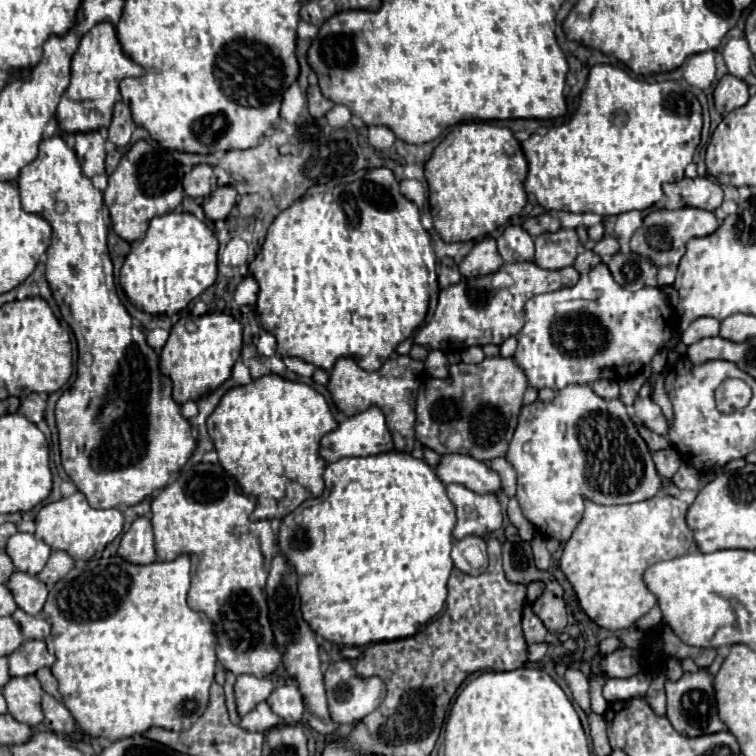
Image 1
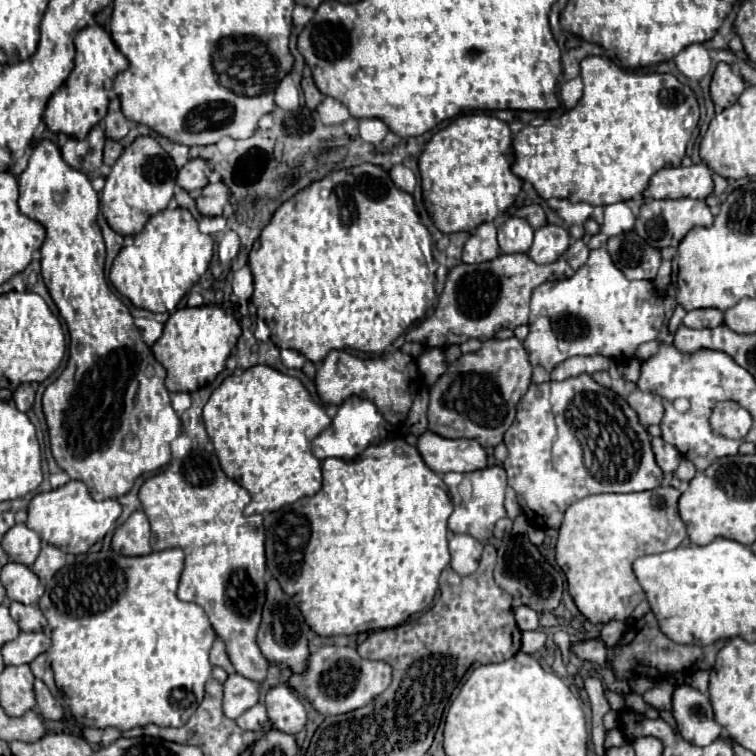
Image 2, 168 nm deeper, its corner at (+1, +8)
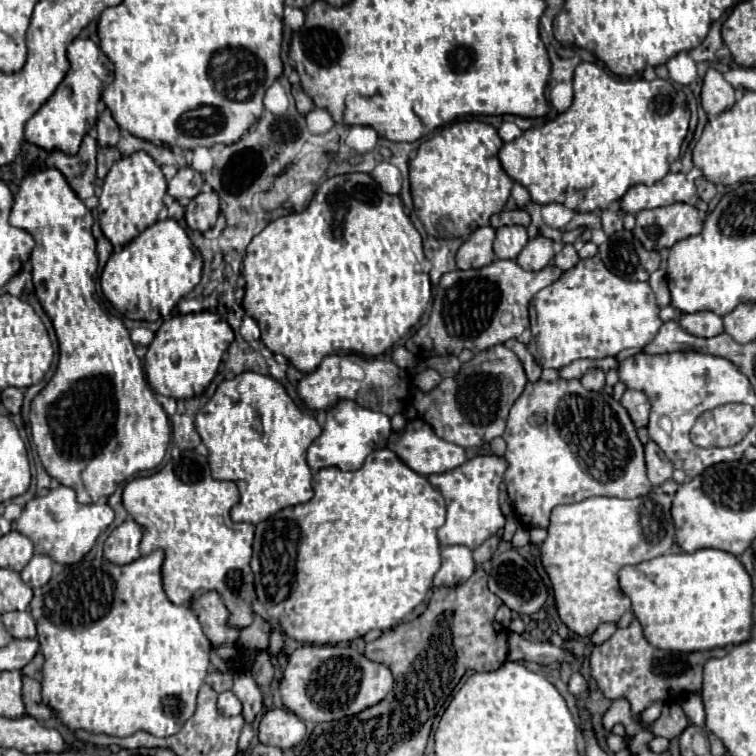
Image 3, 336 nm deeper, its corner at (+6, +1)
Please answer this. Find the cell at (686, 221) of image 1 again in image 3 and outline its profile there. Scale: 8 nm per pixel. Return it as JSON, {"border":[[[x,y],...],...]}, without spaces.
{"border":[[[672,203],[658,209],[636,213],[636,239],[648,249],[672,247],[676,241],[698,235],[702,221],[690,203]]]}

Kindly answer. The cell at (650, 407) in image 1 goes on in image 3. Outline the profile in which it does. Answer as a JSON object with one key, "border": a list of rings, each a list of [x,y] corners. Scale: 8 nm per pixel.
{"border":[[[626,389],[620,403],[628,411],[628,415],[632,417],[636,427],[646,427],[648,415],[650,415],[650,403],[648,403],[648,399],[646,399],[646,395],[642,391]]]}

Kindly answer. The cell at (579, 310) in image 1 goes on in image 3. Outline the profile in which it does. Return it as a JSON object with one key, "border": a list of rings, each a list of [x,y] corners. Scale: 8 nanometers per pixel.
{"border":[[[600,257],[580,259],[576,267],[562,273],[562,277],[538,291],[530,303],[530,327],[532,327],[532,341],[528,345],[528,351],[536,359],[540,367],[552,367],[560,369],[576,359],[604,359],[608,355],[616,355],[622,349],[636,347],[642,349],[648,345],[656,331],[660,329],[660,307],[656,305],[654,291],[648,283],[640,281],[624,281],[616,275],[612,275],[606,265],[600,261]]]}

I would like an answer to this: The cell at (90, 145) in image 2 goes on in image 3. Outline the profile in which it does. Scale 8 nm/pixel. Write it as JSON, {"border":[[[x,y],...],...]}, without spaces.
{"border":[[[90,135],[84,137],[80,151],[76,155],[66,155],[62,151],[52,151],[46,159],[46,167],[58,169],[72,191],[84,201],[94,195],[94,179],[96,179],[96,139]]]}

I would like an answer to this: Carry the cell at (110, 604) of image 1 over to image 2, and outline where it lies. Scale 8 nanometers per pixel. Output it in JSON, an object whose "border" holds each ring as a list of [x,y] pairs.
{"border":[[[181,548],[137,558],[121,556],[115,550],[87,552],[75,556],[71,564],[45,582],[39,608],[48,622],[44,632],[52,641],[47,660],[55,672],[55,684],[63,692],[63,700],[83,726],[113,726],[123,732],[145,724],[177,728],[185,724],[201,704],[205,682],[211,678],[209,650],[215,632],[199,604],[177,598],[183,564],[185,554]]]}

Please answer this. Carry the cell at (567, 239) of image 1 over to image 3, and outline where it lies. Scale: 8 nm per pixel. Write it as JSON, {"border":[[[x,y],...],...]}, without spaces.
{"border":[[[534,237],[526,243],[522,253],[516,257],[516,263],[526,271],[540,271],[554,259],[552,241],[546,237]]]}

